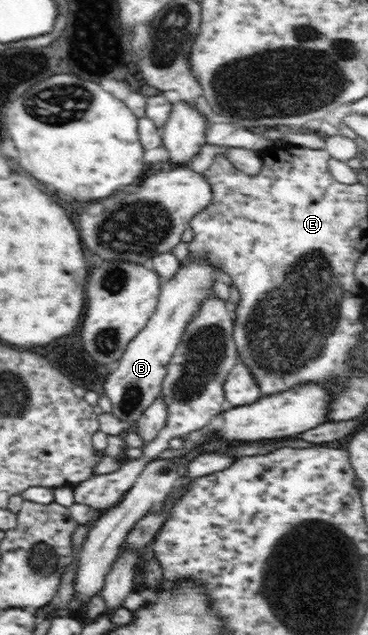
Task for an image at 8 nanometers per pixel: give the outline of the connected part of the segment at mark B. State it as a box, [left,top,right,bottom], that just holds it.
[103,261,218,422]

